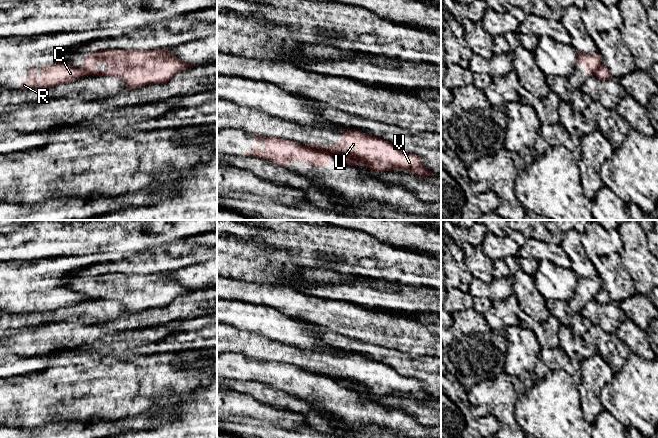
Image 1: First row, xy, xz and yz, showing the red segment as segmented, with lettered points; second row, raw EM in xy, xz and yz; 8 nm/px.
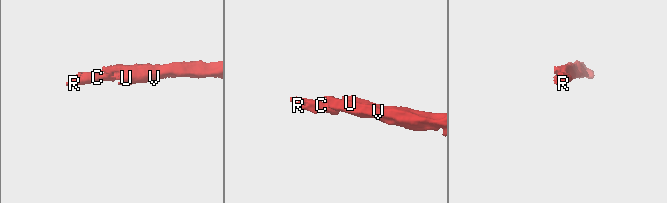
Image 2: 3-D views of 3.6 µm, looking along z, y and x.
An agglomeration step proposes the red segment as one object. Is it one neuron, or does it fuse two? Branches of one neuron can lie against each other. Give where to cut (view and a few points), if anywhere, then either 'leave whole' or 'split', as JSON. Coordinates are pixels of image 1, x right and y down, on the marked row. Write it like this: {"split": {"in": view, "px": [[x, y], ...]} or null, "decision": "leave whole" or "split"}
{"split": {"in": "xz", "px": [[305, 145], [325, 151], [332, 156]]}, "decision": "split"}

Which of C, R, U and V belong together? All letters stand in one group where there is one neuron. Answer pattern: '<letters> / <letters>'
C R / U V

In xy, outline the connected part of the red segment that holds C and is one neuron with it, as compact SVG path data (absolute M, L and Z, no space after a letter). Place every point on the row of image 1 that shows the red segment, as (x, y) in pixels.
M58 63L40 67L40 81L36 81L36 67L28 69L28 81L20 84L20 89L47 88L68 84L90 74L68 63Z

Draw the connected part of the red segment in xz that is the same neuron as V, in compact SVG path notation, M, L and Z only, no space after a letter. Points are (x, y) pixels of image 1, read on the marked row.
M356 129L343 132L340 142L331 147L321 147L316 143L305 146L326 152L350 166L365 165L372 172L405 170L420 178L435 175L422 164L419 155L406 153L384 139Z

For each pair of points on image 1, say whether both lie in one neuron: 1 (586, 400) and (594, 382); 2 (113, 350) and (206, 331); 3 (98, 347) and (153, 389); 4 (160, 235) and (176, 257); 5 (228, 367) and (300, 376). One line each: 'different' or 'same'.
1: same
2: same
3: different
4: different
5: same

